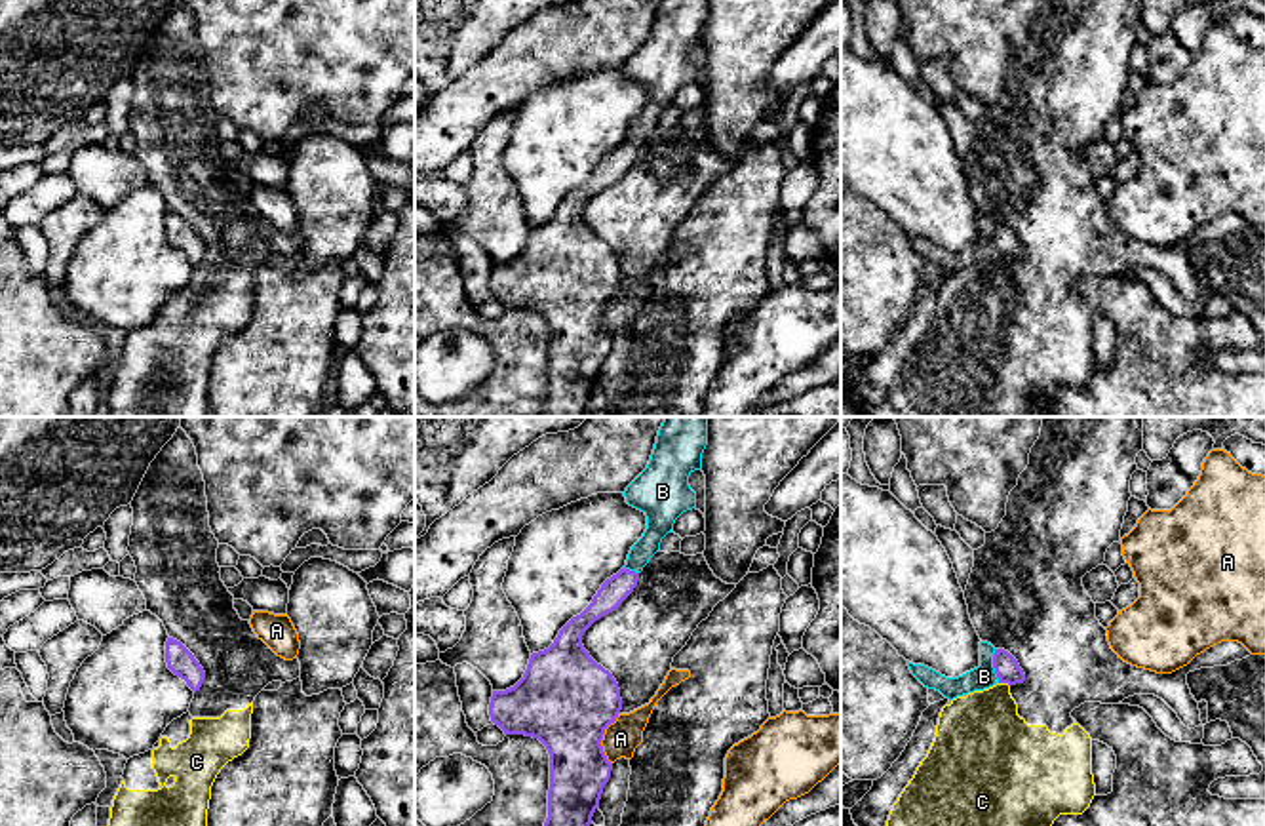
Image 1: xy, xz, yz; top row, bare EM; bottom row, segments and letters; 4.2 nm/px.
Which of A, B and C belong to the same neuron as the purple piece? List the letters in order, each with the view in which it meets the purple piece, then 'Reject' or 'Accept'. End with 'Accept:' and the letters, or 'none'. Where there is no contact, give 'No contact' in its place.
A: Touches purple in xz. Reject
B: Touches purple in yz. Accept
C: Touches purple in yz. Reject
Accept: B

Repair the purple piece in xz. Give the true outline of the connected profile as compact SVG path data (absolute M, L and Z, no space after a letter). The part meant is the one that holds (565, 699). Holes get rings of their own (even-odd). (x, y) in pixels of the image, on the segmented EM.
M666 417L647 468L626 487L626 502L647 516L643 537L632 546L626 565L607 579L592 603L573 617L554 643L533 653L523 678L506 691L493 691L489 716L504 735L538 738L550 754L548 818L544 826L590 826L613 763L607 759L601 740L605 729L616 721L622 698L616 679L597 664L582 645L584 632L601 617L613 613L633 592L639 573L660 550L662 539L671 533L675 520L696 508L696 493L689 476L702 468L702 453L708 445L708 417Z

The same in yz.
M980 641L980 666L959 678L945 678L924 664L913 664L909 660L907 666L924 687L940 691L949 700L989 689L997 683L1016 685L1025 681L1018 660L1008 651L995 649L987 641Z

